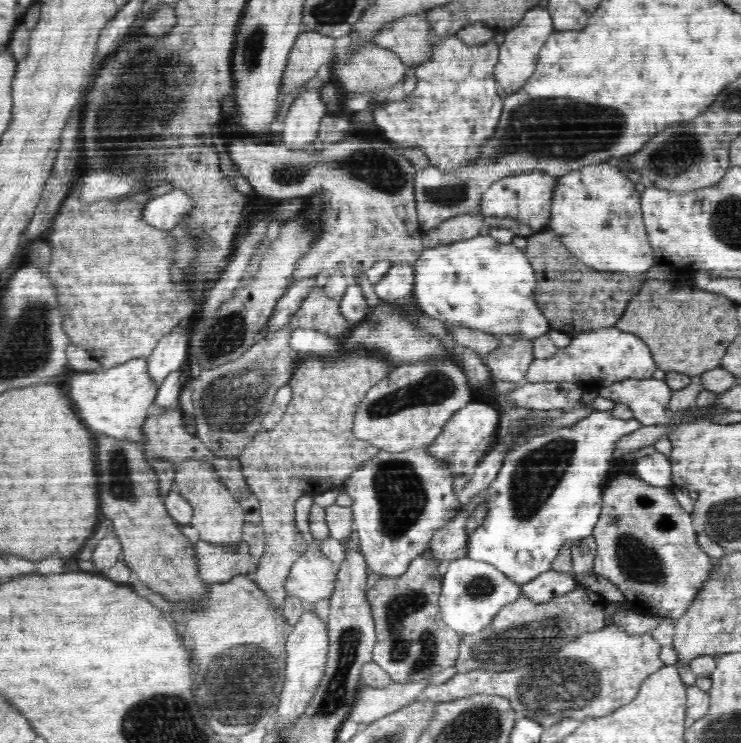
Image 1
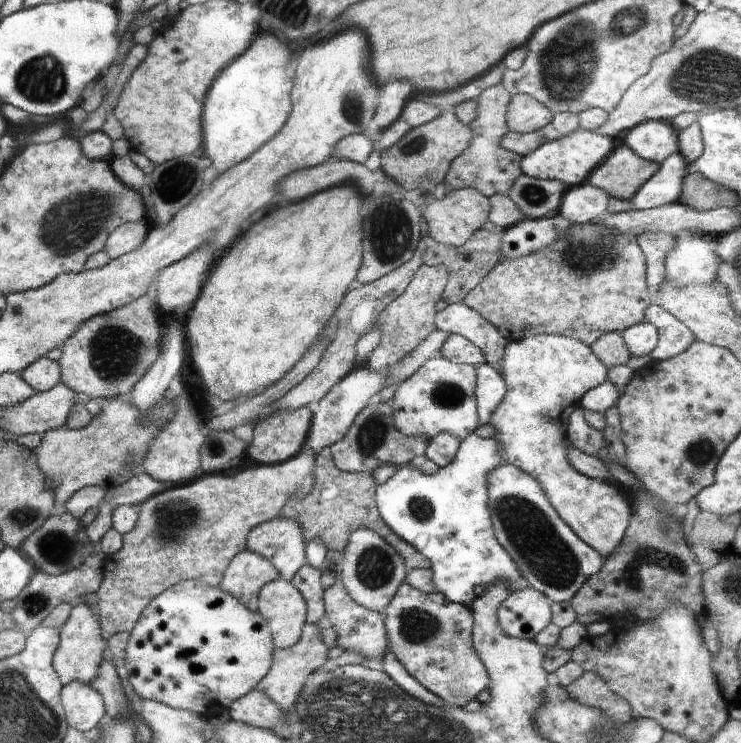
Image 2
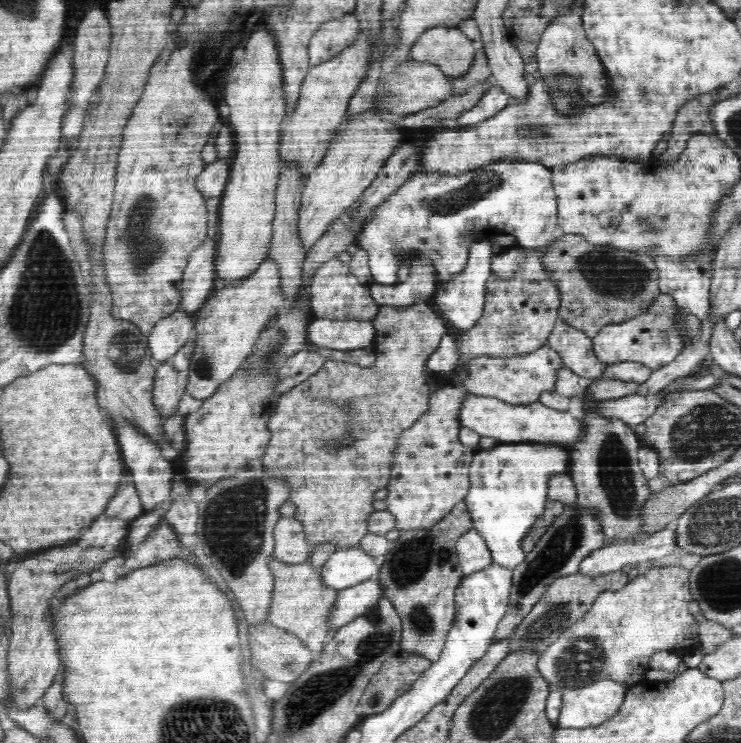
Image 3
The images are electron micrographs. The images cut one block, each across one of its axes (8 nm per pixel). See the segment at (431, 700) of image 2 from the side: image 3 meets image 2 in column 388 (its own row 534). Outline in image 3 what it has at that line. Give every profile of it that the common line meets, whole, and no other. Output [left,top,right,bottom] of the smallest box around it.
[579,527,678,576]

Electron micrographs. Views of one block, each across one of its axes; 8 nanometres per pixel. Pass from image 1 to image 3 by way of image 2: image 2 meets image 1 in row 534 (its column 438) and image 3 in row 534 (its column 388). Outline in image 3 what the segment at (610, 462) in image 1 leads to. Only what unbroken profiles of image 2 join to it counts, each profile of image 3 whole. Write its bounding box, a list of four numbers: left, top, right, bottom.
[464,444,569,571]

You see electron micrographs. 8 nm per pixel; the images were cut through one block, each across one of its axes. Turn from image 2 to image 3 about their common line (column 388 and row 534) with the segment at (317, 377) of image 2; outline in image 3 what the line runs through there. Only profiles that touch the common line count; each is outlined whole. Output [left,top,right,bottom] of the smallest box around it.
[272,516,314,564]

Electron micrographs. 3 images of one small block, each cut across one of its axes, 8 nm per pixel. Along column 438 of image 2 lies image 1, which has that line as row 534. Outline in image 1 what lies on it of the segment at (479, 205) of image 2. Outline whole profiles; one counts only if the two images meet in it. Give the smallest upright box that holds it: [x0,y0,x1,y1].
[175,460,244,548]

